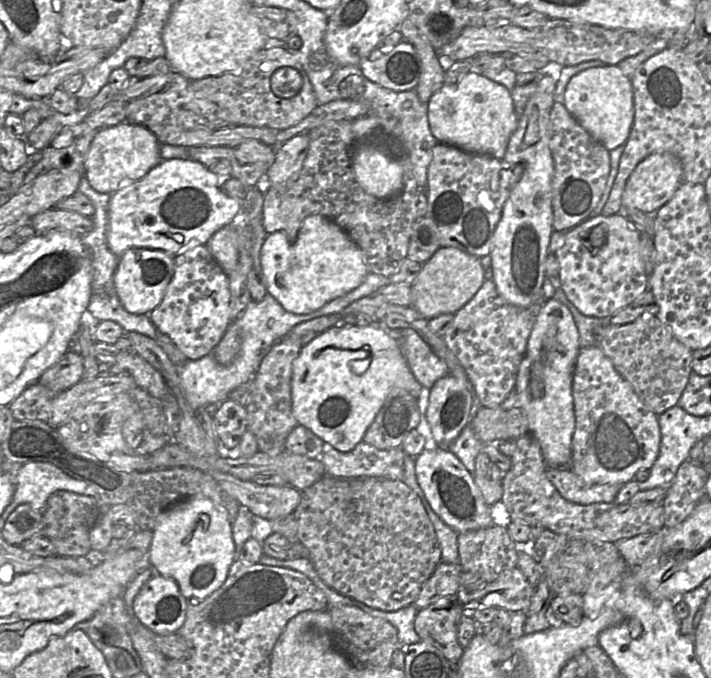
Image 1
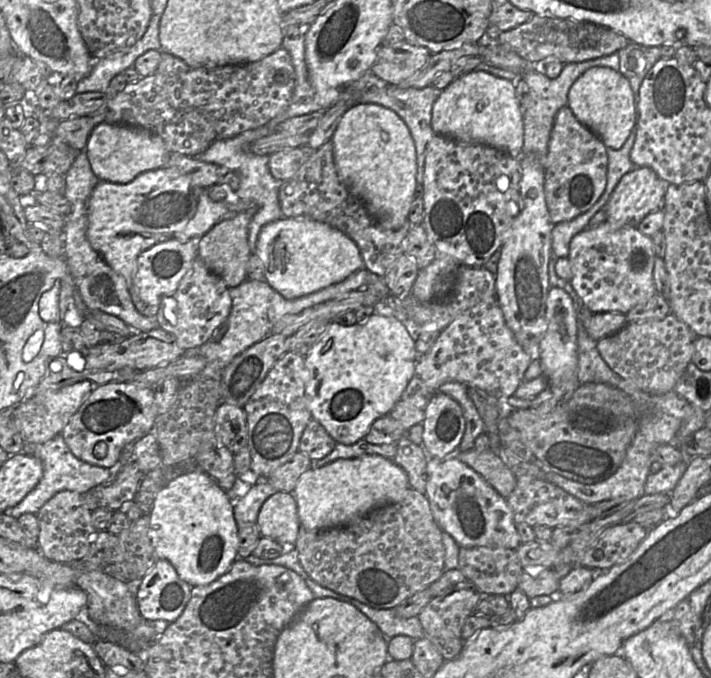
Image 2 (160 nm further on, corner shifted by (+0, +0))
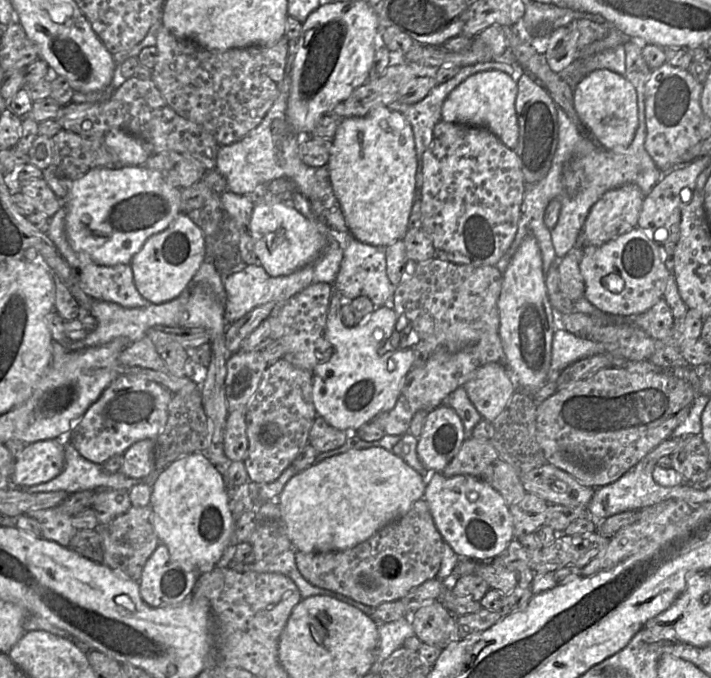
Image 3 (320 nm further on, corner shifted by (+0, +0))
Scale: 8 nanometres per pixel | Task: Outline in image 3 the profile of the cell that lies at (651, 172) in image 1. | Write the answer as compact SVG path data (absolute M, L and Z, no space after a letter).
M634 184L608 190L591 207L582 228L585 245L600 246L638 225L645 195Z

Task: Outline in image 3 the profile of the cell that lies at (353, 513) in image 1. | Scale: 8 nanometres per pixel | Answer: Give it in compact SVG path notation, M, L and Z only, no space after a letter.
M420 498L405 515L385 525L354 547L322 553L295 551L295 562L300 574L312 585L340 593L375 608L381 603L399 600L413 587L435 578L442 559L442 543L443 539L434 524L427 503Z

